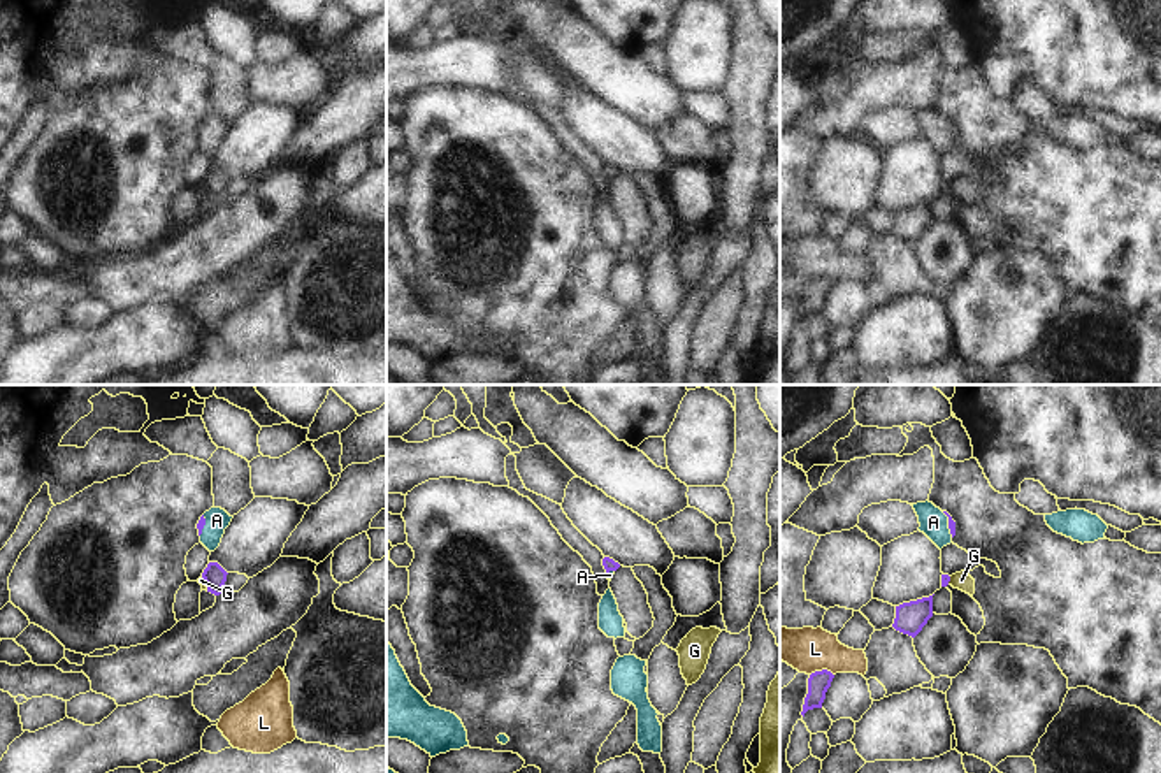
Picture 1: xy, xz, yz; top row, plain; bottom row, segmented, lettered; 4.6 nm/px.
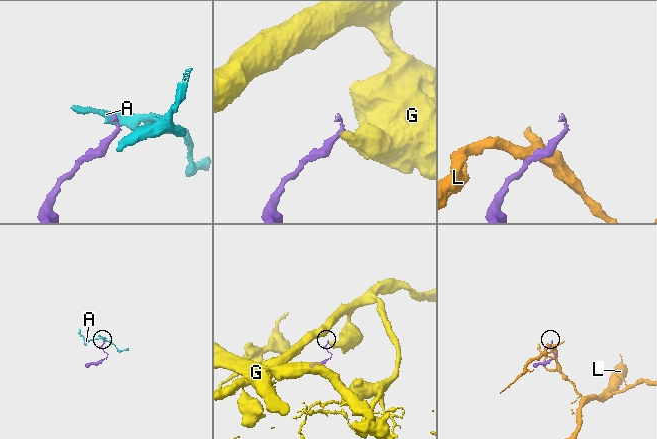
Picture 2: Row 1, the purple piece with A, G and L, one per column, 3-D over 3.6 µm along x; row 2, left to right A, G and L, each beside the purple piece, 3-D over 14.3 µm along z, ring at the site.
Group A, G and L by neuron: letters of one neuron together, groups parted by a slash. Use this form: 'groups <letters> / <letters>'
groups A / G / L

